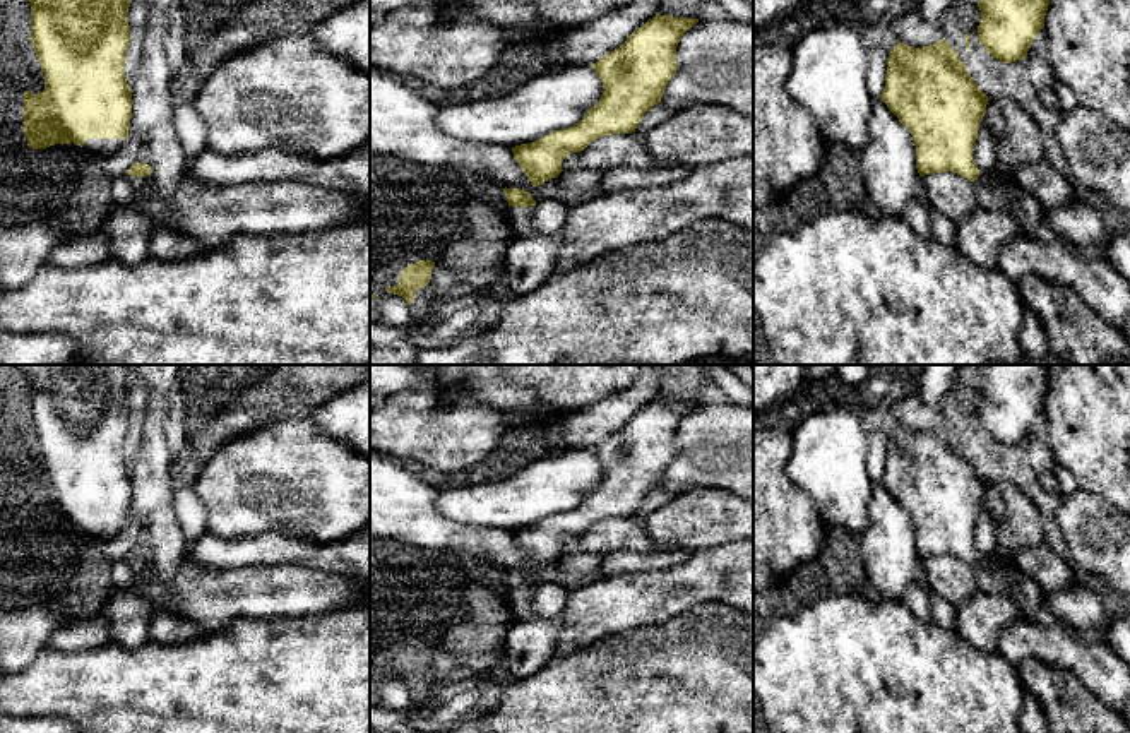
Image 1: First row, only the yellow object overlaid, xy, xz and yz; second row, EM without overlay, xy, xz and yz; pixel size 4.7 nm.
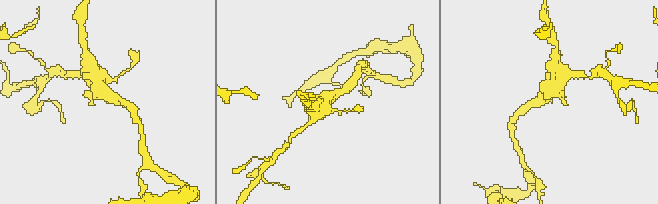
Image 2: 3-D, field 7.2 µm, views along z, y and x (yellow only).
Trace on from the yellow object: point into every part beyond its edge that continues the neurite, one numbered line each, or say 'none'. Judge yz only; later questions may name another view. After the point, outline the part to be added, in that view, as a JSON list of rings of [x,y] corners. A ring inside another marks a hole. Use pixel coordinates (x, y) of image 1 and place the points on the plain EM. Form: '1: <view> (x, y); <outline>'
1: yz (990, 562); [[[993,553],[990,555],[979,555],[978,563],[988,570],[995,570],[995,572],[1008,572],[1014,563],[1005,563],[1002,560],[998,560]]]

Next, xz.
1: xz (519, 600); [[[534,589],[531,591],[508,591],[508,603],[514,610],[515,622],[527,622],[534,618],[534,613],[531,610],[531,599],[534,596]]]

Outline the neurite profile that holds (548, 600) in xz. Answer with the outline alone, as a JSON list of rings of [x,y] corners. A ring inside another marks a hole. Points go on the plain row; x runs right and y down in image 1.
[[[555,582],[541,584],[536,586],[534,589],[534,596],[531,599],[531,610],[534,617],[551,620],[562,615],[567,598],[568,591],[560,587],[558,584]]]

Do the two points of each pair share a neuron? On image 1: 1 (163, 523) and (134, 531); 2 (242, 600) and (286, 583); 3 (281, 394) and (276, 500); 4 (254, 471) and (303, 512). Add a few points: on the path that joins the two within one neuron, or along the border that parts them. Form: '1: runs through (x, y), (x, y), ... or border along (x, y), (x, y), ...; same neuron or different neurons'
1: runs through (156, 523), (148, 530), (141, 530); same neuron
2: runs through (252, 591), (276, 589); same neuron
3: border along (309, 415), (276, 420), (242, 435); different neurons
4: runs through (266, 480), (271, 480), (291, 500); same neuron

